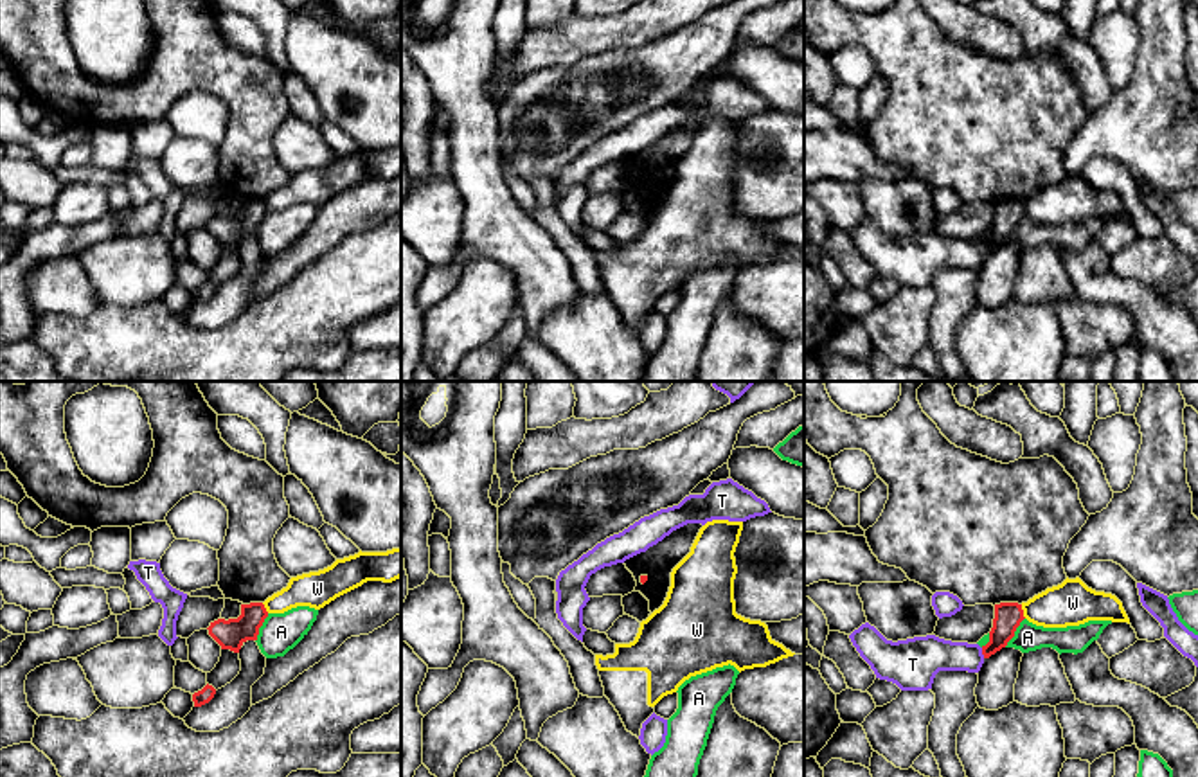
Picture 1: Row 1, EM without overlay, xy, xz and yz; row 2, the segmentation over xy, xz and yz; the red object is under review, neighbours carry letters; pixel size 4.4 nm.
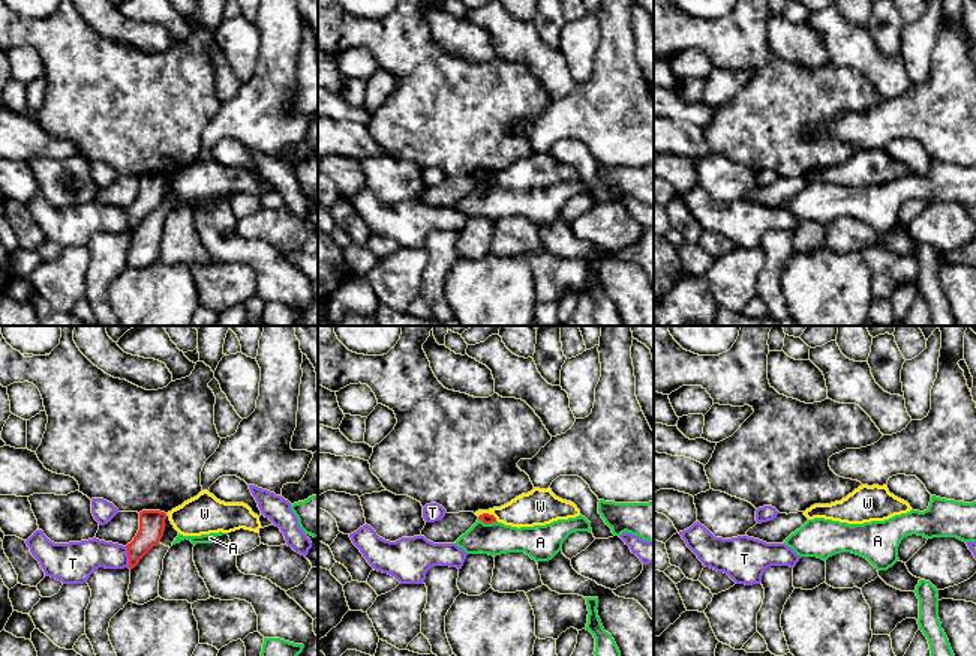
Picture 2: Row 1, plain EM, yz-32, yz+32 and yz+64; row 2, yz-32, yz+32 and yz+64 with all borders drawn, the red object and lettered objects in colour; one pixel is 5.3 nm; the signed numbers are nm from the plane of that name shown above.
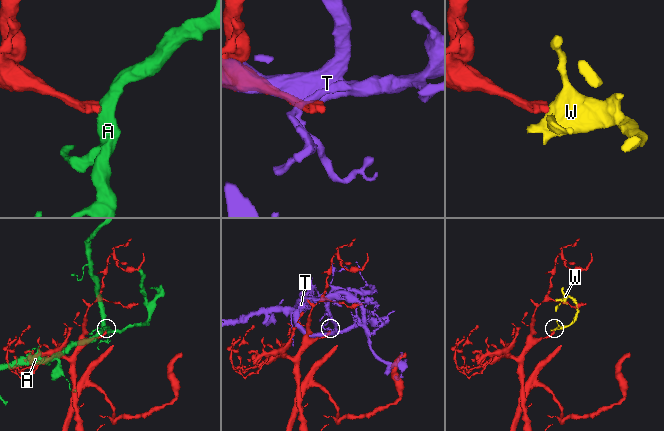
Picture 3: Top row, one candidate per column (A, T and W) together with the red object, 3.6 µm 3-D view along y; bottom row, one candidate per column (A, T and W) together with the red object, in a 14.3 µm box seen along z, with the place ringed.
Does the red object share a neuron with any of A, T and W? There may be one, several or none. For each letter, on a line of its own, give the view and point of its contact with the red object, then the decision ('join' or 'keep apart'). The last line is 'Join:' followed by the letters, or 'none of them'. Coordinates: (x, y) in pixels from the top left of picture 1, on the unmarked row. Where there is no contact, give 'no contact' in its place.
A: meets red in yz at (1015, 227); keep apart
T: meets red in yz at (983, 250); keep apart
W: meets red in yz at (1022, 209); keep apart
Join: none of them

